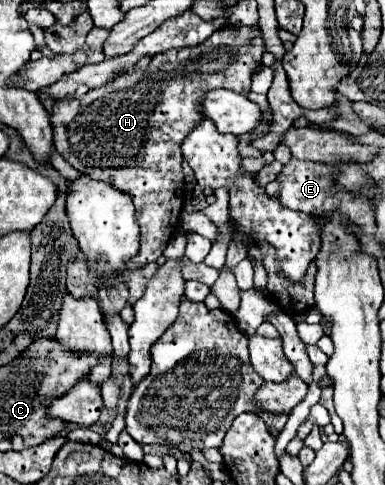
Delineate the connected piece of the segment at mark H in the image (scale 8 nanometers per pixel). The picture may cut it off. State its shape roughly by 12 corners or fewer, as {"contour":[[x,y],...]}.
{"contour":[[258,26],[156,54],[52,104],[54,148],[132,196],[156,262],[204,94],[246,96]]}

